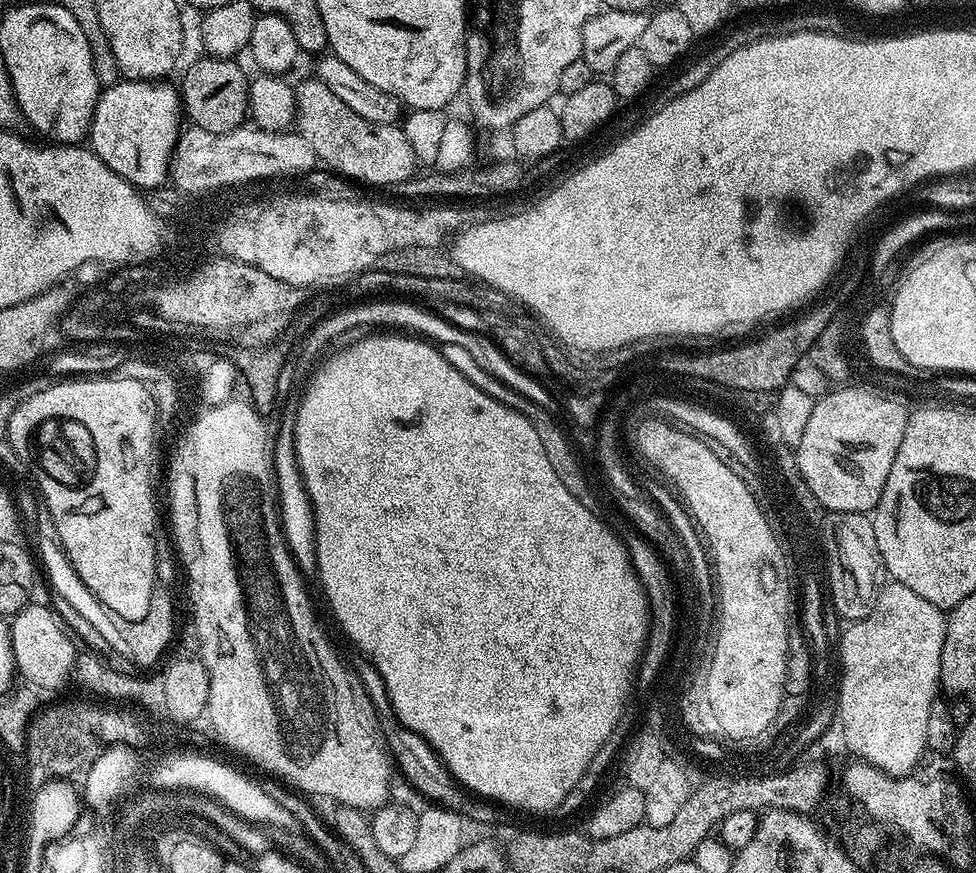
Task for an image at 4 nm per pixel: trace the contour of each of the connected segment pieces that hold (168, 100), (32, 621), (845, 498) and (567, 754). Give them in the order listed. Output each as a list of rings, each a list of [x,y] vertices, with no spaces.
[[[121,79],[119,84],[107,85],[96,100],[90,129],[90,147],[97,158],[106,162],[106,166],[110,166],[114,174],[130,181],[133,188],[137,190],[161,188],[170,176],[172,152],[182,131],[180,120],[182,121],[182,101],[179,91],[173,85],[171,88],[168,82]]]
[[[30,602],[16,616],[11,617],[12,622],[12,649],[16,659],[16,670],[21,677],[24,676],[29,685],[37,689],[60,688],[73,675],[78,655],[72,645],[70,637],[64,633],[60,620],[44,604]]]
[[[868,388],[829,390],[819,397],[810,420],[806,422],[801,451],[801,469],[825,503],[843,506],[847,512],[865,514],[871,513],[882,498],[886,478],[890,478],[890,466],[894,466],[894,454],[898,454],[898,446],[902,446],[902,434],[906,434],[906,422],[910,415],[909,409],[904,409],[896,401],[899,399]]]
[[[384,334],[384,335],[388,335],[388,336],[368,336],[368,337],[366,337],[366,338],[365,338],[365,340],[360,340],[360,341],[358,341],[358,342],[357,342],[357,344],[352,344],[352,345],[350,345],[350,346],[349,346],[349,348],[348,348],[348,349],[346,349],[346,350],[345,350],[345,352],[340,352],[340,353],[338,353],[338,354],[337,354],[337,356],[336,356],[336,357],[334,357],[334,358],[333,358],[333,360],[328,360],[328,361],[326,361],[326,362],[325,362],[325,364],[324,364],[324,365],[322,365],[322,366],[321,366],[321,368],[320,368],[320,369],[318,369],[318,368],[319,368],[319,367],[317,367],[317,368],[316,368],[316,369],[315,369],[315,372],[316,372],[316,371],[317,371],[317,372],[316,372],[316,377],[314,377],[314,378],[313,378],[313,380],[312,380],[312,385],[310,385],[310,386],[309,386],[309,388],[308,388],[308,389],[306,389],[306,390],[305,390],[305,389],[303,389],[303,392],[302,392],[302,399],[301,399],[301,402],[300,402],[300,406],[299,406],[299,408],[298,408],[298,410],[297,410],[297,416],[296,416],[296,456],[297,456],[297,466],[298,466],[298,467],[299,467],[299,468],[300,468],[300,474],[301,474],[301,478],[302,478],[302,479],[303,479],[303,480],[304,480],[304,486],[305,486],[305,490],[306,490],[306,491],[307,491],[307,492],[308,492],[308,496],[309,496],[309,498],[310,498],[310,500],[311,500],[311,502],[312,502],[312,508],[313,508],[313,514],[314,514],[314,516],[315,516],[315,518],[316,518],[316,548],[317,548],[317,566],[316,566],[316,571],[317,571],[317,573],[318,573],[318,579],[319,579],[319,578],[320,578],[320,584],[321,584],[321,586],[322,586],[322,587],[324,587],[324,596],[325,596],[325,598],[326,598],[326,599],[328,599],[328,604],[329,604],[329,606],[330,606],[330,607],[332,607],[332,612],[333,612],[333,614],[334,614],[334,615],[336,615],[336,620],[337,620],[337,622],[338,622],[338,623],[340,623],[340,624],[341,624],[341,626],[342,626],[342,627],[344,627],[344,632],[345,632],[345,634],[346,634],[346,635],[348,635],[348,636],[349,636],[349,638],[350,638],[350,639],[352,639],[352,640],[353,640],[353,642],[354,642],[354,643],[356,643],[356,648],[357,648],[357,650],[358,650],[358,651],[360,651],[360,654],[363,654],[363,655],[364,655],[364,656],[365,656],[365,657],[366,657],[366,659],[368,659],[368,660],[369,660],[369,662],[370,662],[370,663],[372,663],[372,665],[373,665],[373,666],[375,666],[375,668],[376,668],[376,669],[377,669],[377,670],[378,670],[378,674],[382,674],[382,682],[386,682],[386,690],[387,690],[387,691],[388,691],[388,697],[389,697],[389,698],[390,698],[390,702],[391,702],[391,703],[392,703],[392,705],[393,705],[393,706],[394,706],[394,710],[395,710],[395,711],[396,711],[396,713],[397,713],[397,714],[398,714],[398,718],[399,718],[399,719],[400,719],[400,721],[402,721],[402,722],[403,722],[403,724],[404,724],[404,725],[406,725],[406,726],[407,726],[407,728],[409,728],[409,729],[410,729],[410,730],[414,730],[414,731],[415,731],[415,732],[417,732],[417,734],[419,734],[419,736],[424,736],[424,737],[425,737],[425,738],[426,738],[426,742],[430,742],[430,746],[431,746],[431,747],[432,747],[432,748],[433,748],[433,750],[435,750],[435,751],[436,751],[436,752],[437,752],[437,754],[439,754],[439,755],[440,755],[440,757],[441,757],[441,758],[442,758],[442,762],[443,762],[443,763],[444,763],[444,764],[445,764],[445,766],[447,766],[447,767],[448,767],[448,769],[449,769],[449,770],[450,770],[450,774],[451,774],[451,775],[452,775],[452,776],[453,776],[453,777],[454,777],[454,779],[455,779],[455,780],[457,780],[457,782],[458,782],[458,783],[460,783],[460,784],[463,784],[463,785],[464,785],[464,787],[465,787],[465,788],[467,788],[467,789],[468,789],[468,791],[469,791],[469,792],[471,792],[471,793],[473,793],[473,794],[475,794],[475,795],[476,795],[476,796],[477,796],[477,797],[480,797],[480,798],[487,798],[487,799],[489,799],[489,800],[491,800],[491,801],[493,801],[493,802],[499,802],[499,803],[500,803],[500,804],[501,804],[501,805],[504,805],[504,804],[513,804],[513,806],[514,806],[514,807],[516,807],[516,808],[525,808],[525,810],[526,810],[526,811],[528,811],[528,812],[549,812],[549,813],[551,813],[551,812],[552,812],[552,811],[553,811],[553,810],[555,810],[555,808],[557,808],[557,807],[558,807],[558,806],[559,806],[559,803],[560,803],[560,802],[562,802],[562,800],[563,800],[563,799],[564,799],[564,798],[566,798],[566,794],[570,794],[570,792],[571,792],[571,791],[572,791],[572,790],[573,790],[573,788],[574,788],[574,786],[575,786],[575,784],[576,784],[576,783],[577,783],[577,782],[578,782],[578,780],[579,780],[579,779],[580,779],[580,778],[582,778],[582,776],[583,776],[583,775],[584,775],[584,774],[585,774],[585,773],[587,773],[587,771],[588,771],[588,767],[589,767],[589,766],[590,766],[590,762],[591,762],[591,759],[592,759],[592,758],[594,758],[594,756],[595,756],[595,755],[596,755],[596,753],[597,753],[597,752],[598,752],[598,748],[599,748],[599,747],[601,747],[601,746],[602,746],[602,744],[603,744],[603,743],[604,743],[604,742],[606,742],[606,741],[607,741],[607,739],[608,739],[608,738],[610,738],[610,734],[611,734],[611,731],[612,731],[612,730],[614,730],[614,728],[615,728],[615,727],[616,727],[616,726],[618,726],[618,722],[619,722],[619,718],[620,718],[620,716],[621,716],[621,715],[622,715],[622,713],[623,713],[623,712],[625,712],[625,711],[626,711],[626,709],[627,709],[627,707],[628,707],[628,704],[627,704],[627,702],[626,702],[626,701],[625,701],[625,688],[626,688],[626,687],[627,687],[627,680],[628,680],[628,672],[629,672],[629,671],[631,671],[631,664],[632,664],[632,660],[634,660],[634,656],[636,656],[636,651],[637,651],[637,648],[638,648],[638,646],[632,646],[632,644],[634,644],[634,642],[632,642],[632,636],[630,636],[630,634],[632,634],[632,630],[634,630],[634,624],[632,624],[632,628],[630,628],[630,626],[628,626],[628,616],[618,616],[618,606],[614,606],[614,592],[616,592],[616,590],[636,590],[636,588],[637,588],[637,586],[614,586],[614,574],[615,574],[615,573],[616,573],[616,572],[617,572],[617,571],[618,571],[618,570],[619,570],[619,569],[625,569],[625,568],[626,568],[626,567],[627,567],[627,564],[628,564],[628,562],[627,562],[627,560],[628,560],[628,559],[629,559],[629,555],[628,555],[628,553],[621,553],[621,552],[620,552],[620,538],[618,538],[618,536],[617,536],[617,534],[610,534],[610,533],[609,533],[609,532],[606,532],[606,531],[604,531],[604,530],[603,530],[603,528],[601,528],[601,526],[600,526],[600,523],[597,523],[597,515],[596,515],[596,514],[594,514],[594,513],[592,513],[592,512],[591,512],[591,510],[590,510],[590,509],[588,509],[588,508],[587,508],[587,507],[586,507],[586,506],[583,506],[583,507],[579,507],[579,506],[578,506],[578,505],[576,505],[576,502],[575,502],[575,501],[574,501],[574,500],[572,500],[572,497],[570,497],[570,496],[569,496],[569,495],[568,495],[568,492],[565,492],[565,490],[564,490],[564,488],[562,488],[562,487],[561,487],[561,485],[560,485],[560,484],[559,484],[559,481],[558,481],[558,480],[556,480],[556,476],[554,476],[554,475],[553,475],[553,473],[552,473],[552,469],[551,469],[551,468],[548,468],[548,462],[547,462],[547,461],[546,461],[546,460],[545,460],[545,458],[544,458],[544,453],[543,453],[543,448],[540,448],[540,441],[538,441],[538,439],[536,439],[536,433],[535,433],[535,432],[533,432],[533,430],[532,430],[532,428],[530,428],[530,427],[529,427],[529,426],[528,426],[528,424],[526,424],[526,423],[525,423],[525,422],[524,422],[524,420],[521,420],[521,419],[520,419],[520,416],[516,416],[516,415],[512,415],[512,412],[508,412],[508,410],[507,410],[507,409],[506,409],[506,408],[502,408],[502,407],[500,407],[500,406],[499,406],[499,405],[498,405],[498,404],[493,404],[493,403],[492,403],[492,400],[491,400],[491,398],[490,398],[490,396],[489,396],[489,394],[486,394],[486,393],[484,393],[484,392],[483,392],[483,391],[482,391],[482,390],[480,390],[480,389],[479,389],[479,388],[478,388],[478,386],[474,386],[474,385],[472,385],[472,384],[471,384],[471,383],[470,383],[470,381],[468,381],[468,380],[467,380],[467,379],[466,379],[466,378],[464,378],[464,377],[463,377],[463,376],[462,376],[462,374],[460,374],[460,373],[459,373],[459,372],[458,372],[458,370],[456,370],[456,369],[455,369],[455,368],[454,368],[454,366],[450,366],[450,363],[448,363],[448,361],[447,361],[447,360],[446,360],[446,358],[444,358],[444,357],[443,357],[443,356],[442,356],[442,354],[441,354],[441,353],[440,353],[440,349],[439,349],[439,347],[436,347],[436,346],[433,346],[433,345],[432,345],[432,344],[431,344],[431,343],[429,343],[429,341],[428,341],[428,340],[427,340],[427,339],[424,339],[424,338],[413,338],[413,337],[412,337],[412,336],[411,336],[411,335],[408,335],[408,334]]]

